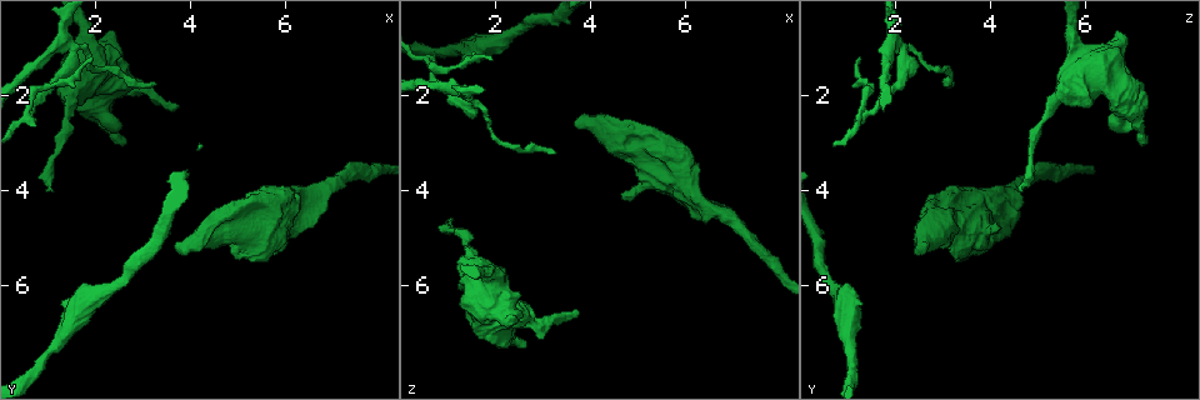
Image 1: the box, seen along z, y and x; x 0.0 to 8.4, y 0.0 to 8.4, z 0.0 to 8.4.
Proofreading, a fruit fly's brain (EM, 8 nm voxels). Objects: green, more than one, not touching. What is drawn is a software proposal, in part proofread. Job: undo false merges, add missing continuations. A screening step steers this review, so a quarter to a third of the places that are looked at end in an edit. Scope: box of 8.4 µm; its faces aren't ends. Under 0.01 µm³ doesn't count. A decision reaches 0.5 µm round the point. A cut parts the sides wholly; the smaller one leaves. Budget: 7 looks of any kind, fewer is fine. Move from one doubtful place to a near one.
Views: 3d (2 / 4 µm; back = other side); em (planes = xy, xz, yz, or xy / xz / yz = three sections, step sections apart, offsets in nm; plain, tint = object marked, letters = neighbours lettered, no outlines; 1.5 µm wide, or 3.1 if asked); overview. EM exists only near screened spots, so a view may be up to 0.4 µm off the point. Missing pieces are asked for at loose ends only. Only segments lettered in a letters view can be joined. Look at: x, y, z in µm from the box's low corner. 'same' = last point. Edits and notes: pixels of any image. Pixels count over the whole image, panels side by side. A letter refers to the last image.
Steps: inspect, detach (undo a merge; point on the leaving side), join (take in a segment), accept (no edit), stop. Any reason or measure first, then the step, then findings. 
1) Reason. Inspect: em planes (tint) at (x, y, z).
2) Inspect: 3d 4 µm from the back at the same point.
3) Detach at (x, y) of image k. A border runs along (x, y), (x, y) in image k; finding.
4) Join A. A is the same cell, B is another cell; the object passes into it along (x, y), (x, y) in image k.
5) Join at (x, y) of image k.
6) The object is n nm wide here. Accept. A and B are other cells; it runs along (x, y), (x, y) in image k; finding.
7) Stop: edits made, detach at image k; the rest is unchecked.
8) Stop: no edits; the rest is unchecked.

Free end. Inspect: em xy step 8 (tint) at (3.80, 2.25, 6.55).

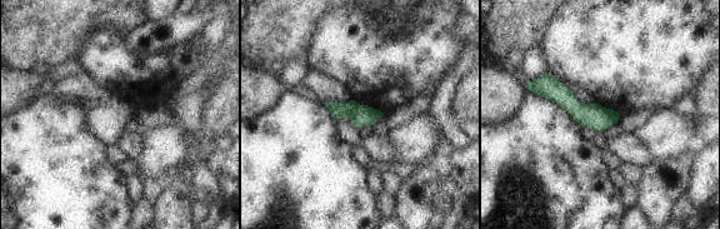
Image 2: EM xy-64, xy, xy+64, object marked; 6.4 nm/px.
Another direction. Inspect: em planes (letters) at the same point.

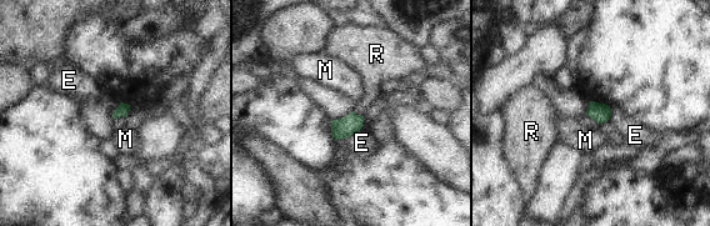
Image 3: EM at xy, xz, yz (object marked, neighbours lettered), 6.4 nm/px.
Accept. E, M and R are other cells; a border runs along (585, 112), (598, 122) in image 3; no lettered segment goes on from it.

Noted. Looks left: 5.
Branch stops here. Inspect: em xz step 8 (letters) at (3.25, 1.70, 3.25).

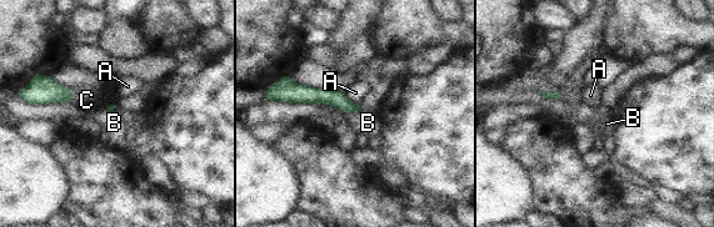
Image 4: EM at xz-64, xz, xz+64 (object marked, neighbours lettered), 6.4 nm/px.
The longest contact is with C, 150 nm. Accept. A, B and C are other cells; a border runs along (360, 105), (358, 111) in image 4; no lettered segment goes on from it.

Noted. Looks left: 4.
Narrows sharply. Inspect: em planes (letters) at (1.15, 3.35, 4.85).

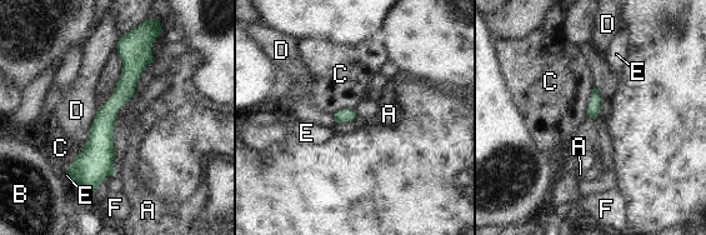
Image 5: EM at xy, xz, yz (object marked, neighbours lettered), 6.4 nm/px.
Accept. A, B, C, D, E and F are other cells; a border runs along (594, 85), (586, 114) in image 5; all the same neuron.

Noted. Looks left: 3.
Stop: no edits; the rest is unchecked.

